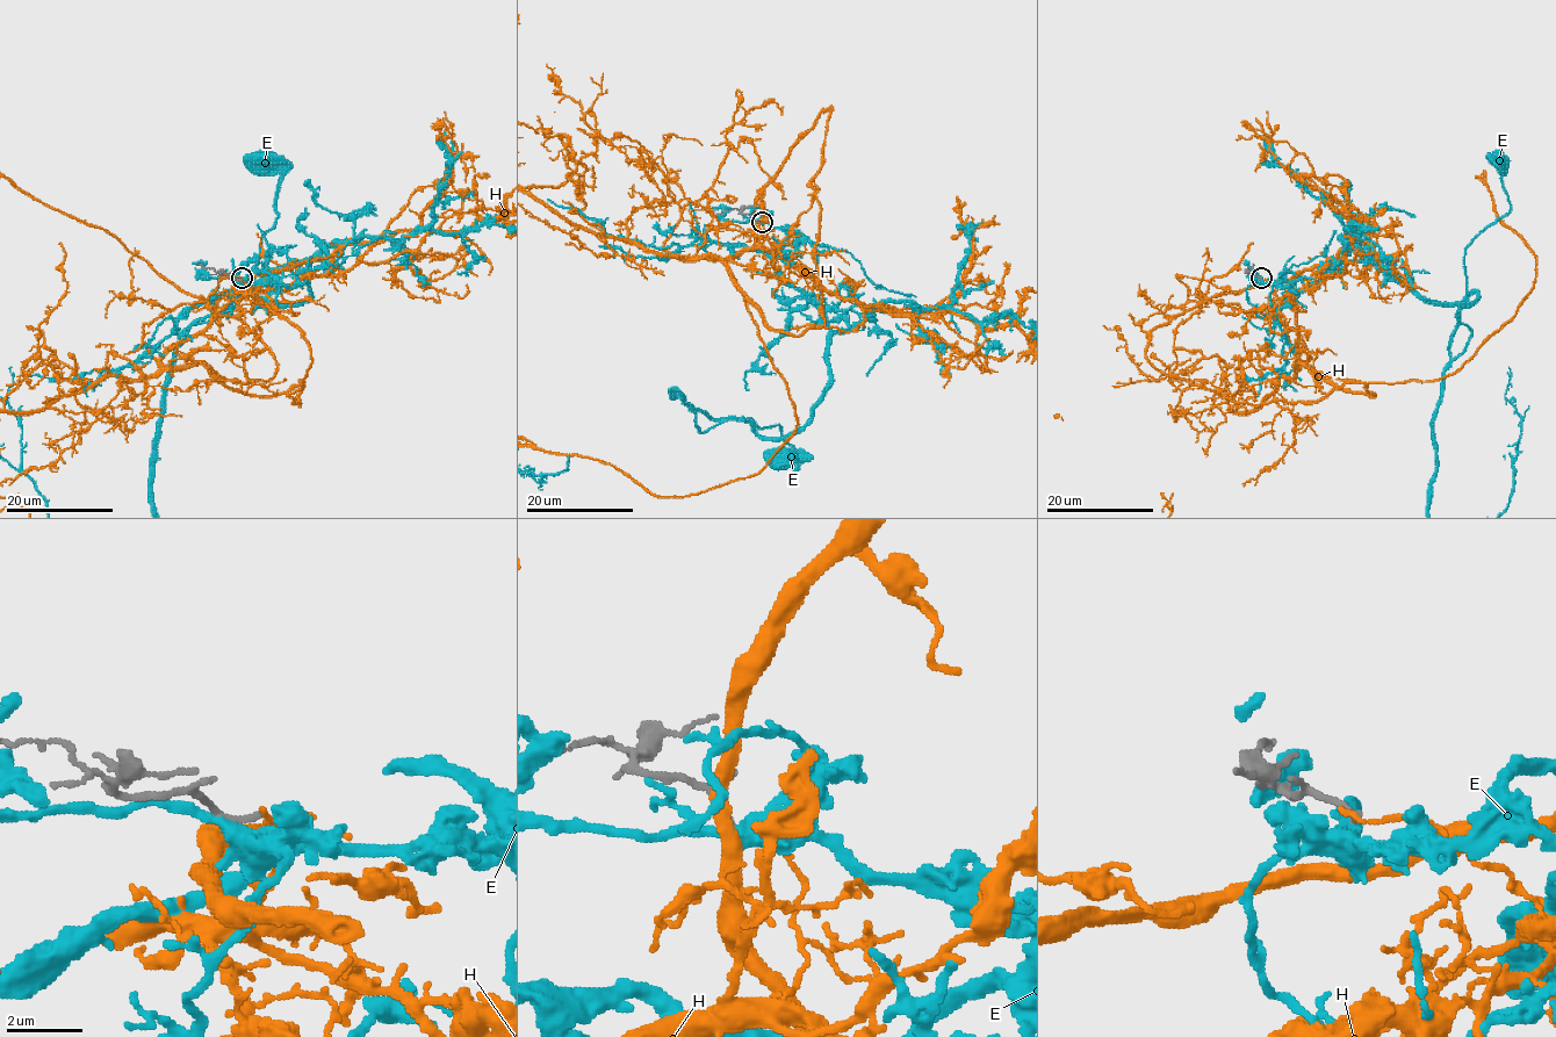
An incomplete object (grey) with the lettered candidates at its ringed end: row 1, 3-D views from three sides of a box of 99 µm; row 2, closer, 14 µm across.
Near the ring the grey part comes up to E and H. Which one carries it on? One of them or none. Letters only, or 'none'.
none

